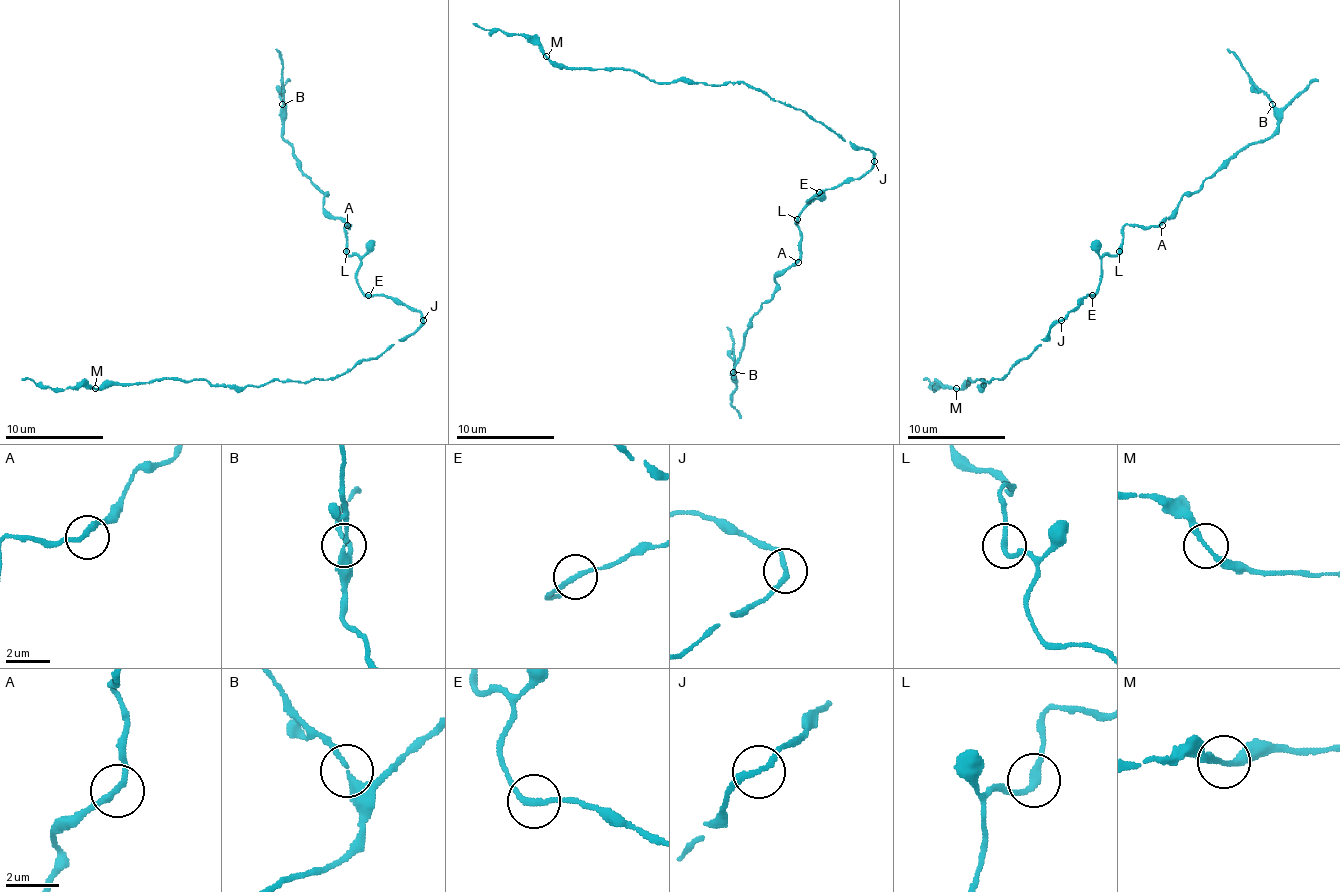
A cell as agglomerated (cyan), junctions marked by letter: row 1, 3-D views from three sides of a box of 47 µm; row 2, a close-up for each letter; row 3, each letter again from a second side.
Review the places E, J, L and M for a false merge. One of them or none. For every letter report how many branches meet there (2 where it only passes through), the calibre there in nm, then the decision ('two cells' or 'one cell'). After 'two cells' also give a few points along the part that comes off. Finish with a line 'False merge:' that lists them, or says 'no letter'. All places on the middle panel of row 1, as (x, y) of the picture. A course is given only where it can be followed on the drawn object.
E: 2 branches meet; 220 nm thick; one cell
J: 2 branches meet; 220 nm thick; one cell
L: 2 branches meet; 240 nm thick; one cell
M: 2 branches meet; 220 nm thick; one cell
False merge: no letter

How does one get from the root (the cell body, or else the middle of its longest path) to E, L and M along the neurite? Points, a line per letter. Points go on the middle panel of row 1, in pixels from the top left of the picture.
E: (874, 161), (874, 166), (861, 176), (842, 186), (825, 188), (820, 193)
L: (874, 161), (874, 166), (861, 176), (815, 193), (798, 220)
M: (874, 161), (869, 149), (844, 142), (800, 110), (744, 83), (658, 83), (621, 68), (560, 68), (545, 56)

